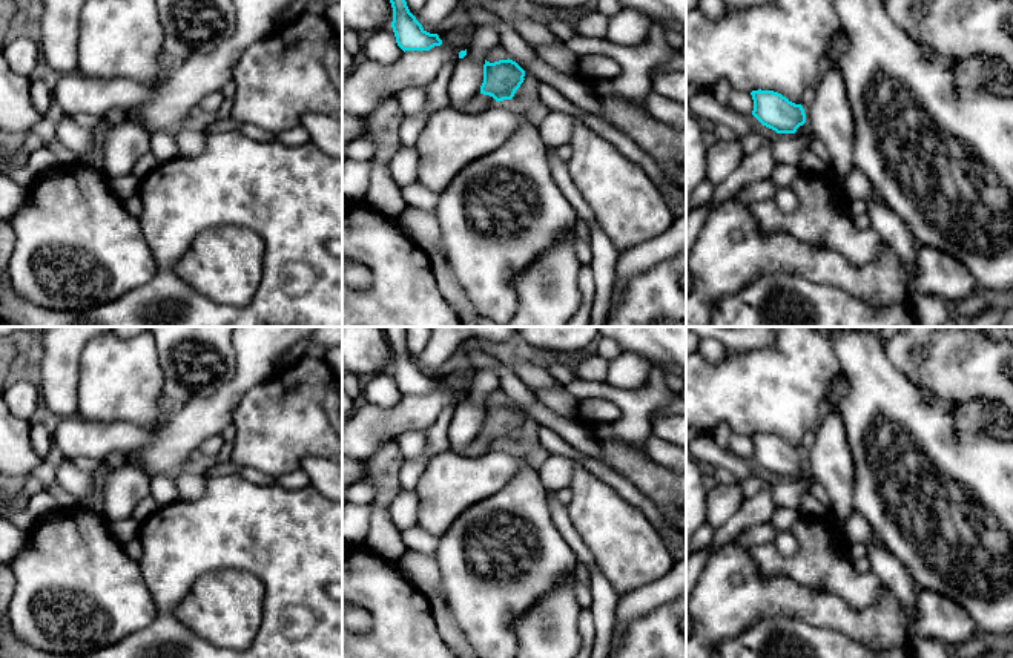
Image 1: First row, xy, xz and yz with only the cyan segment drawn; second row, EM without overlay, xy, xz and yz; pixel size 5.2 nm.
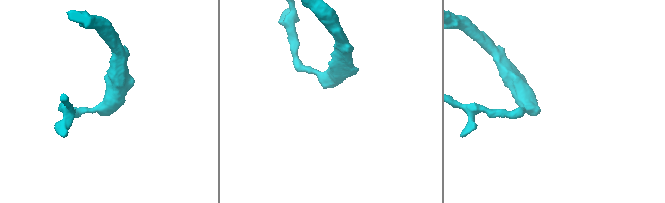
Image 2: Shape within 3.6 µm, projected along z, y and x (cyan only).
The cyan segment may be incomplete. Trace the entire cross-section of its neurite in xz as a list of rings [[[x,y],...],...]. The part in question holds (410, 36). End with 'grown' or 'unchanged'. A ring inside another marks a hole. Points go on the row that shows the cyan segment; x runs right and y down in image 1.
[[[390,0],[393,8],[391,28],[398,46],[405,51],[430,51],[441,46],[437,34],[427,32],[416,17],[410,12],[405,0]]]; unchanged

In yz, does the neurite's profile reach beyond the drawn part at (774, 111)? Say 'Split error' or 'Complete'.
Split error

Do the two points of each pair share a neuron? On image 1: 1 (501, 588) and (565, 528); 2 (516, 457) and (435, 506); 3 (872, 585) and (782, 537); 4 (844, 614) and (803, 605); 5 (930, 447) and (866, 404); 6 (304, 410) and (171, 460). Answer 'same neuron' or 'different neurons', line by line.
1: different neurons
2: same neuron
3: different neurons
4: same neuron
5: same neuron
6: different neurons

